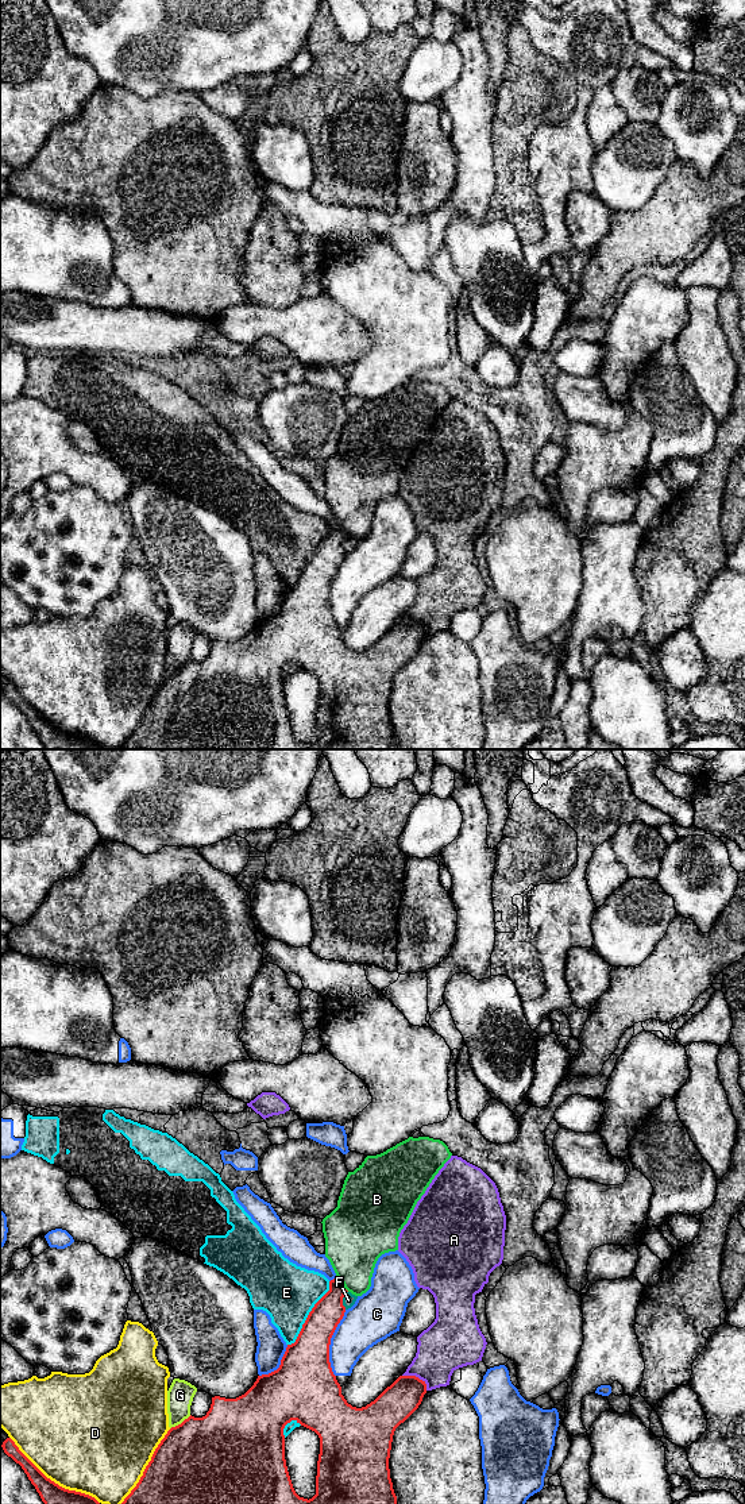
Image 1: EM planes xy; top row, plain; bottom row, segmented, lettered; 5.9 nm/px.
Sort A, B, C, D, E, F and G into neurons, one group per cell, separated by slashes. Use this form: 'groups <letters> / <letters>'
groups A / B / C F / D / E / G

